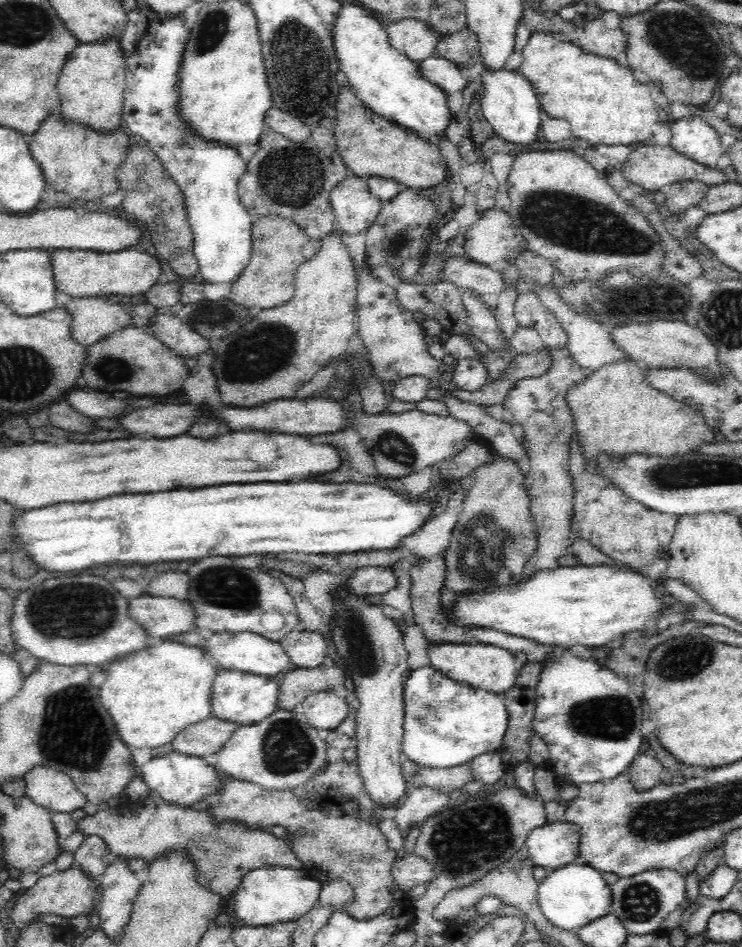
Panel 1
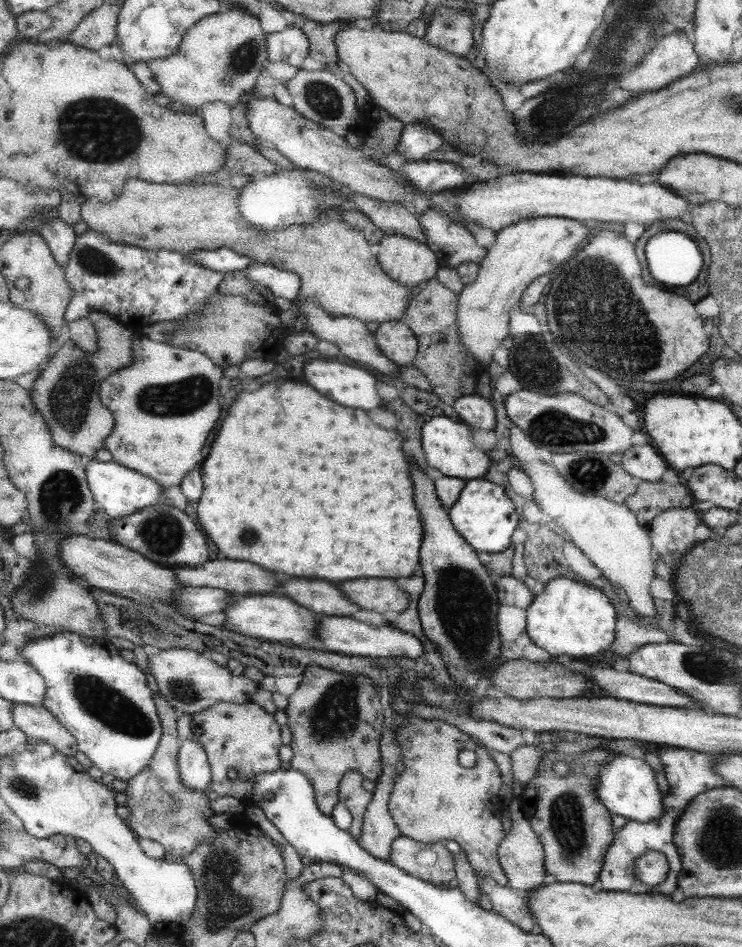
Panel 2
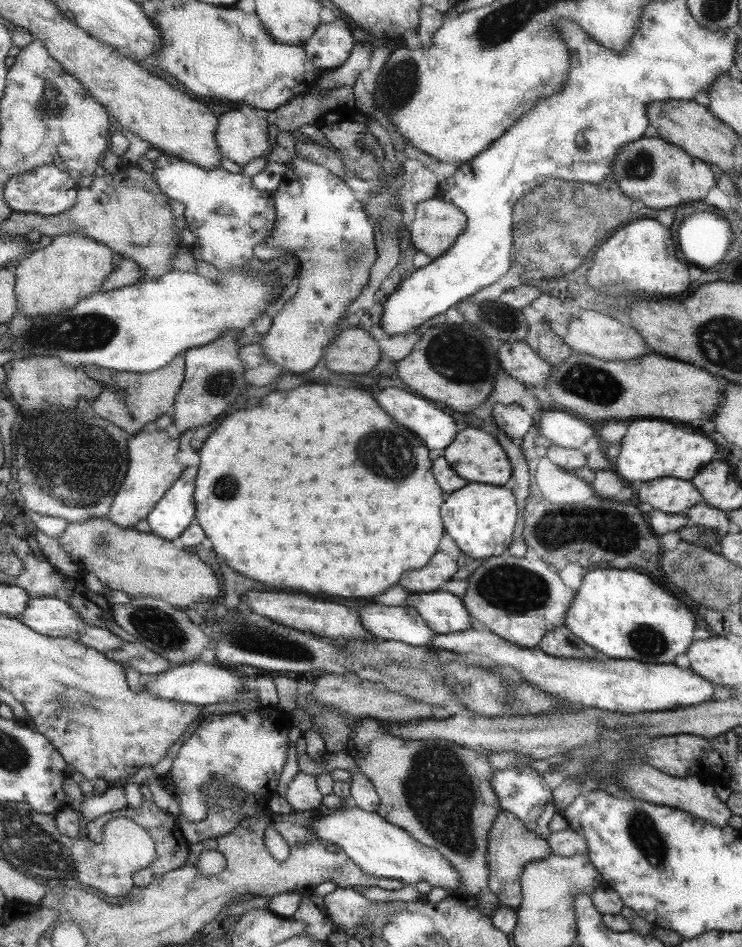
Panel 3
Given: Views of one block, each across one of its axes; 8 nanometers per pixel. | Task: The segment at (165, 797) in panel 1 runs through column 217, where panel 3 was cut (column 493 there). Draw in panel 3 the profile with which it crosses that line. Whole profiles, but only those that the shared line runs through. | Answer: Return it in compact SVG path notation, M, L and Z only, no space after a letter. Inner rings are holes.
M519 767L517 769L503 769L493 771L492 789L499 799L500 808L516 815L525 824L529 832L546 839L549 835L547 822L555 814L555 808L551 804L551 792L543 782L543 776L531 767ZM549 796L549 802L547 802Z

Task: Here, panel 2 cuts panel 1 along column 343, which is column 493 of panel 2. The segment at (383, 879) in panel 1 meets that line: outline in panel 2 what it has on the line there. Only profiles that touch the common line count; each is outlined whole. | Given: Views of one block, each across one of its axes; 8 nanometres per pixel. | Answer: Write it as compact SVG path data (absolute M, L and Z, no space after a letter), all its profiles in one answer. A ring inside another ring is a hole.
M436 720L401 725L401 728L397 728L396 740L400 744L401 762L404 769L396 777L388 802L388 810L400 829L400 833L425 846L453 840L459 845L460 852L467 856L468 863L476 872L477 882L480 878L491 878L498 886L506 886L507 876L504 875L504 870L499 864L499 856L496 854L500 842L504 840L503 828L499 822L503 809L501 806L503 802L499 798L501 776L491 757L487 756L485 749L479 747L473 740L469 740L469 735L460 731L456 726ZM461 750L472 750L476 754L472 767L464 768L457 763L457 754Z

